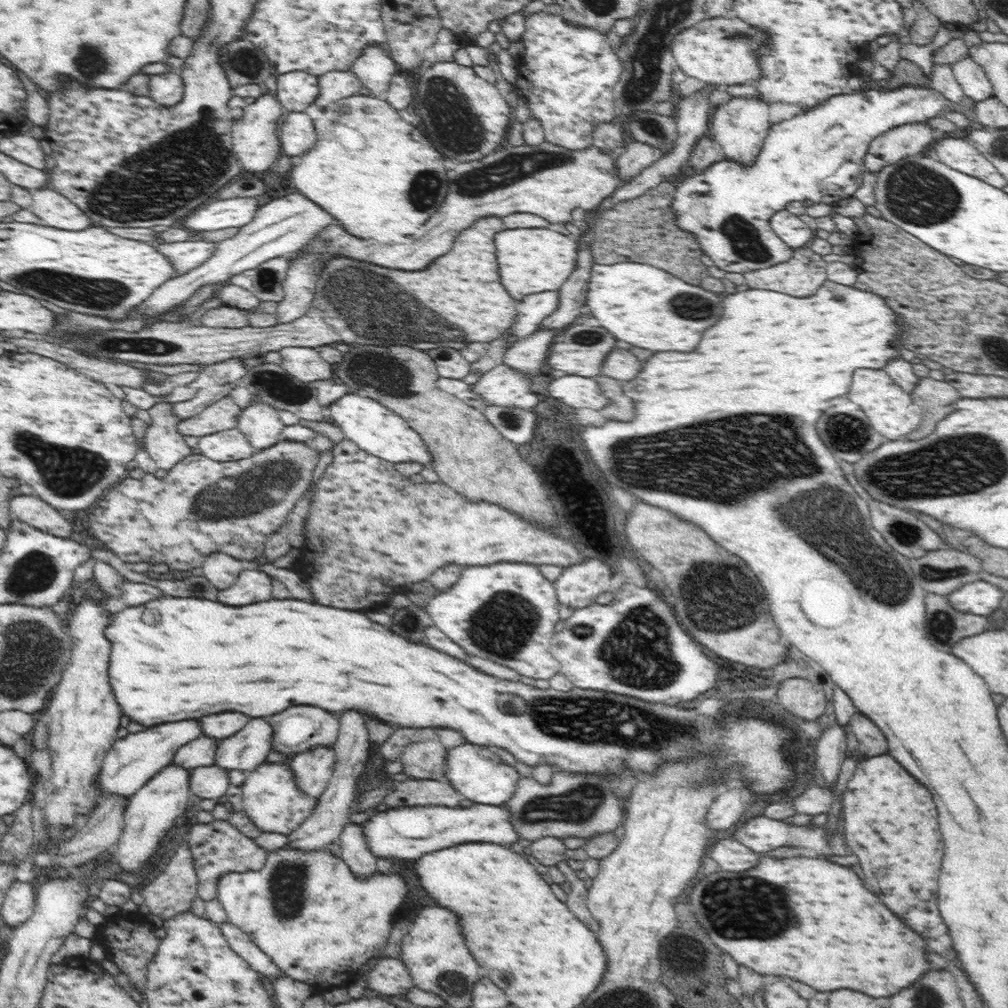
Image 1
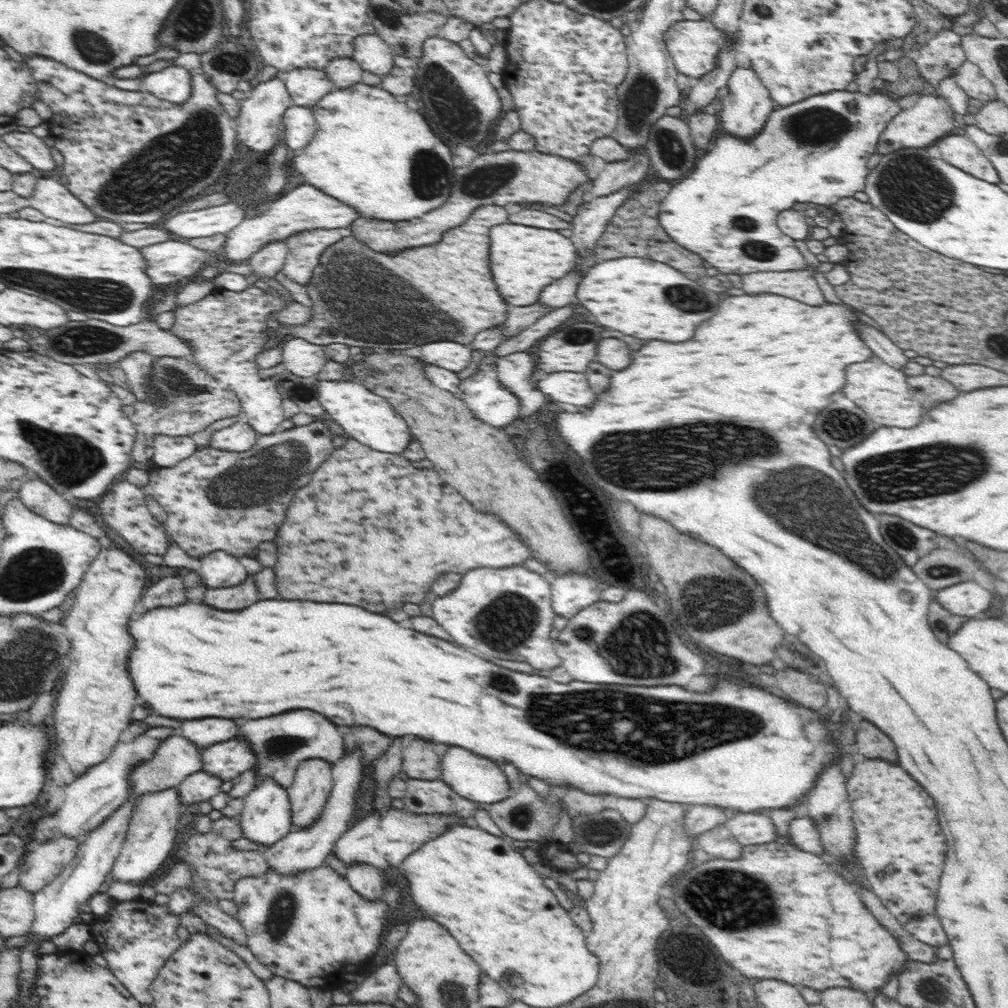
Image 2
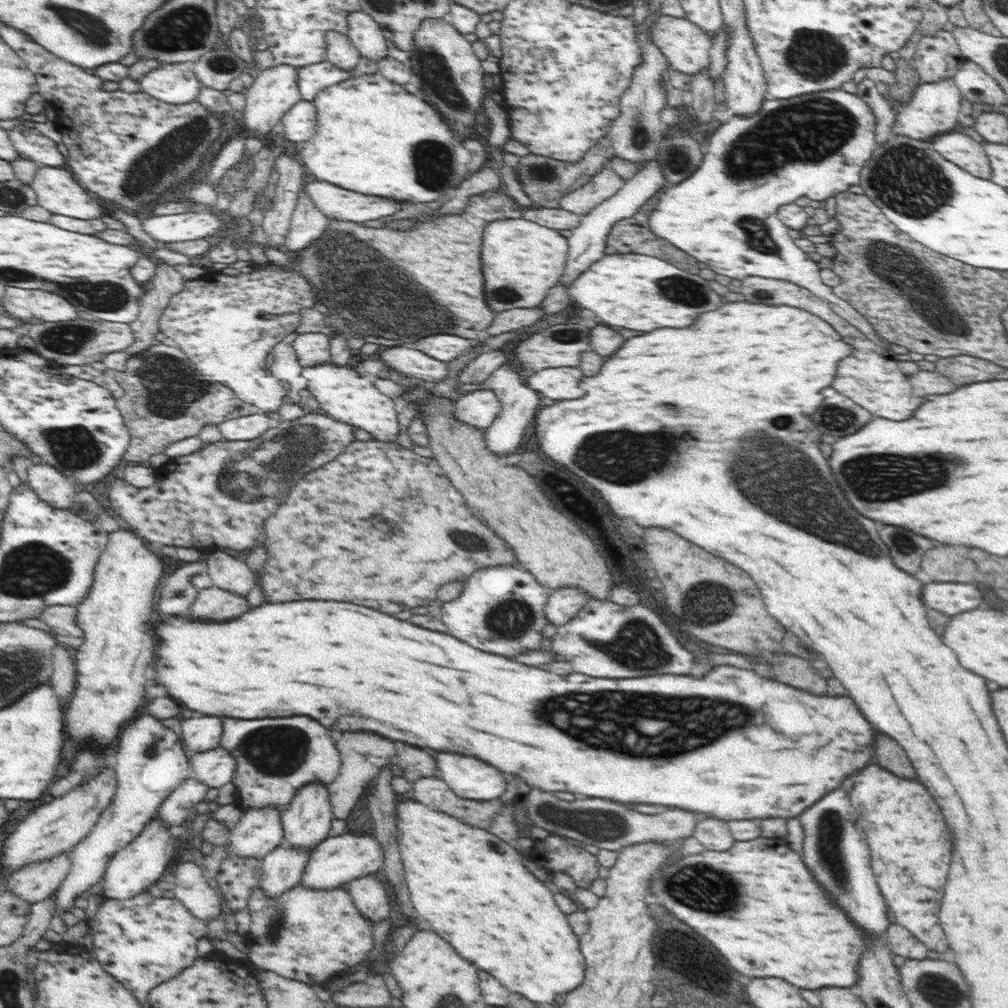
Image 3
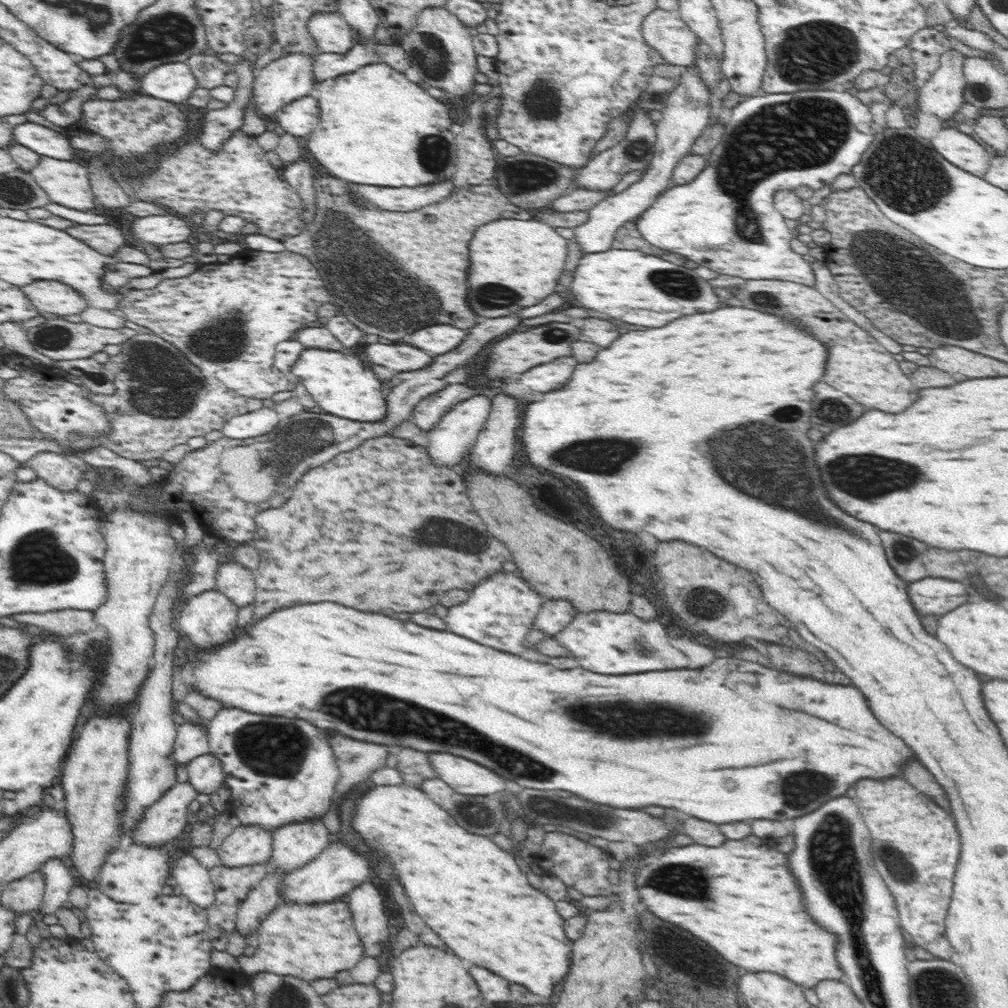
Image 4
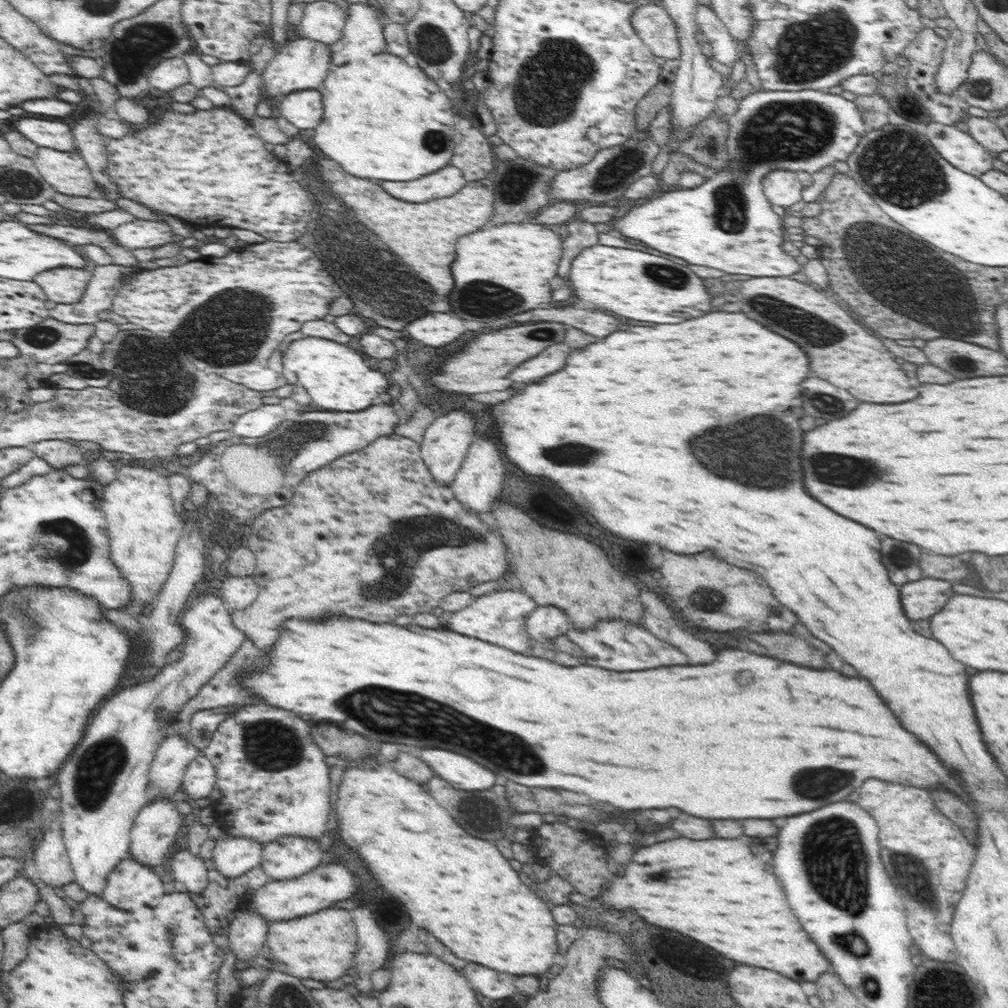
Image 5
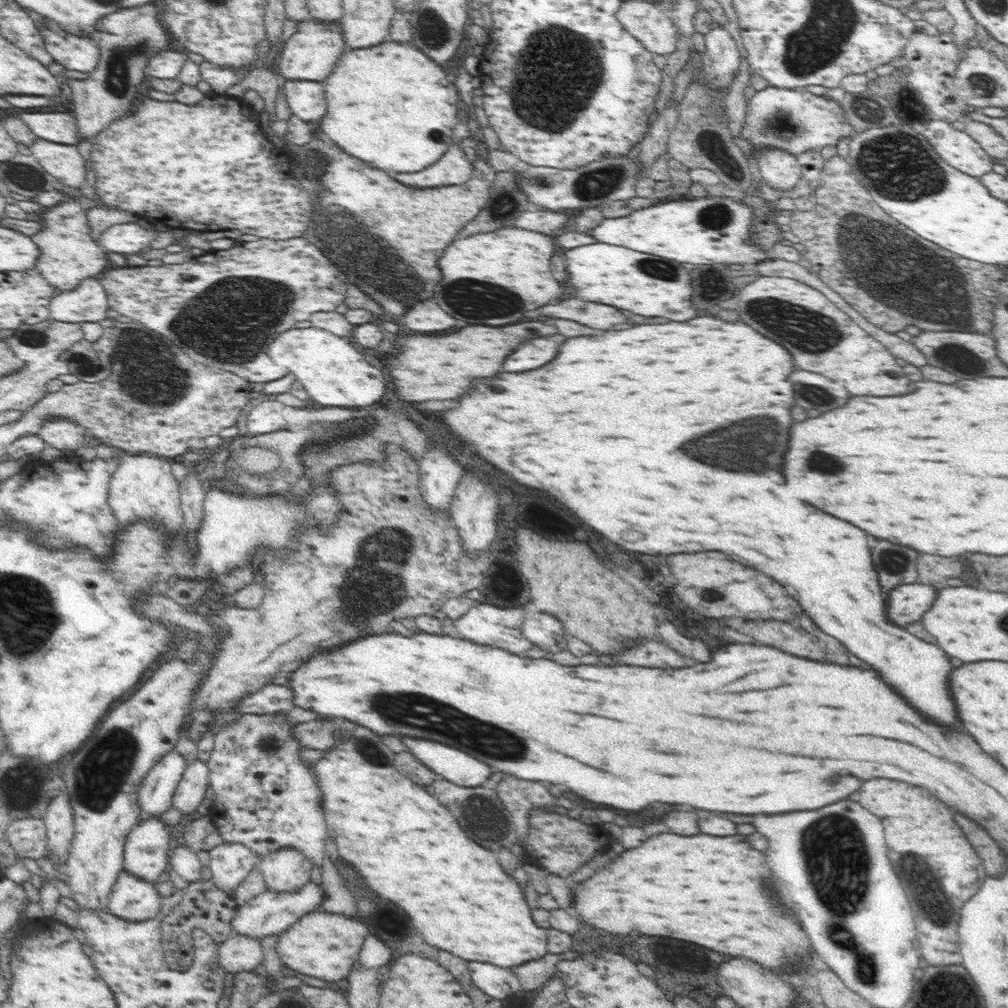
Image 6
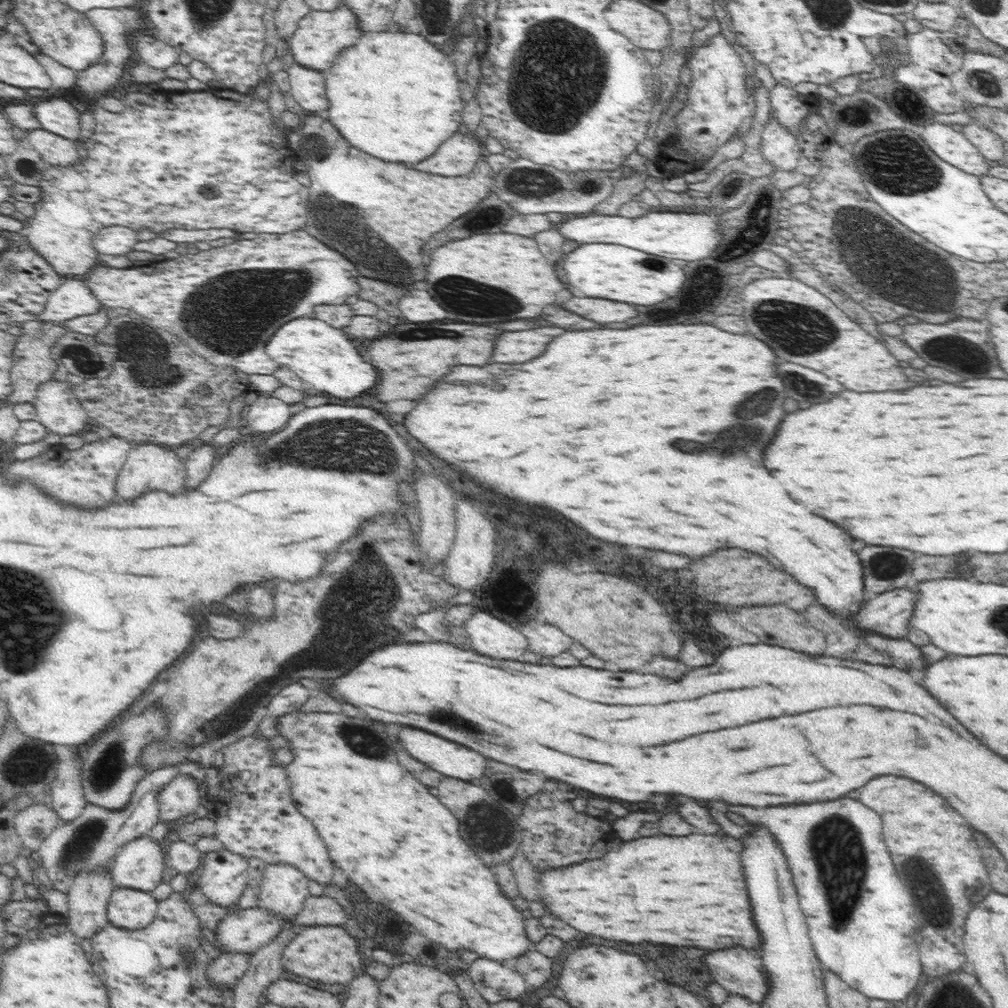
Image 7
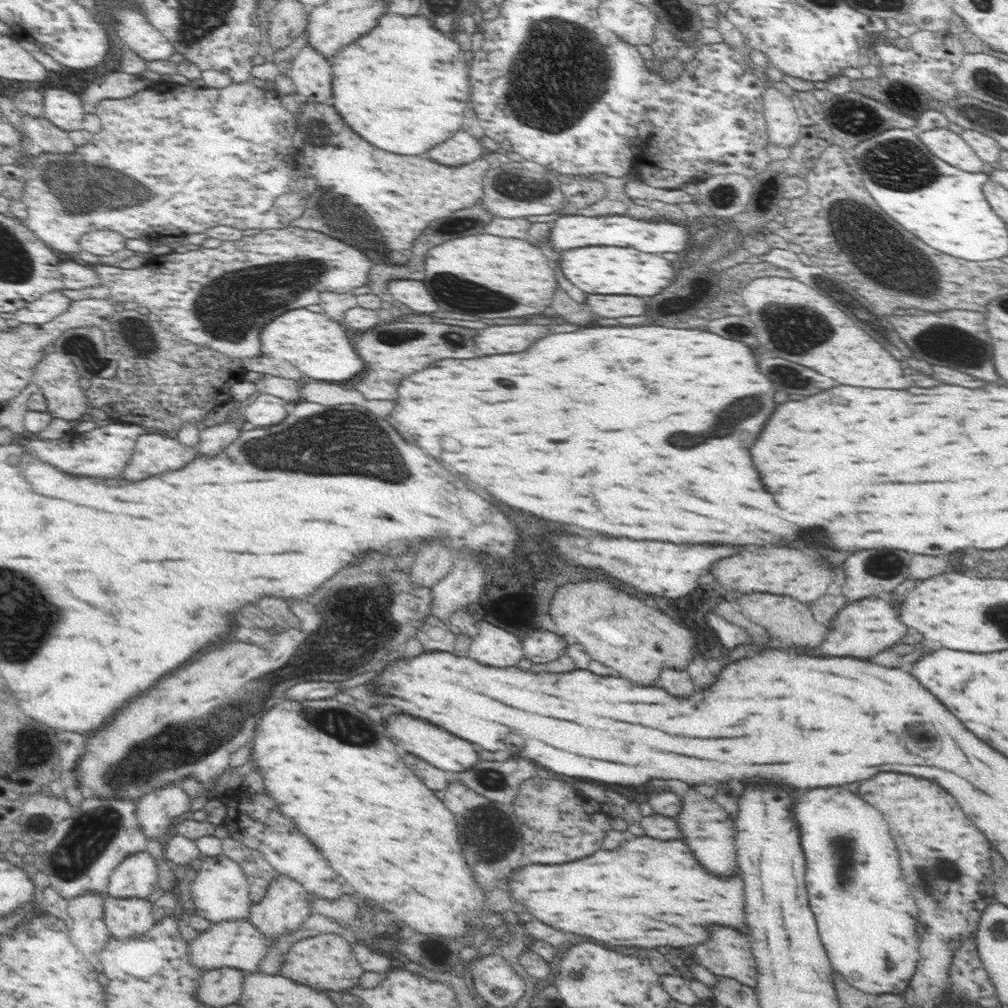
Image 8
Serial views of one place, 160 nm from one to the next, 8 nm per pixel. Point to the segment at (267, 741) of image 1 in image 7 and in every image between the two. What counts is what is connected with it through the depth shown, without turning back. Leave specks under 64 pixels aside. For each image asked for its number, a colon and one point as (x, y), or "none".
2: (226, 760)
3: (214, 768)
4: (206, 775)
5: (200, 778)
6: (189, 793)
7: (180, 797)

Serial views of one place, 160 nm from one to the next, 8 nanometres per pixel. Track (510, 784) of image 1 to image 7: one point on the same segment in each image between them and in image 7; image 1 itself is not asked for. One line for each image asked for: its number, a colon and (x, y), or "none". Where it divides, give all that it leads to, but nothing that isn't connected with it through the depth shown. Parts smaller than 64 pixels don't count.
2: (477, 779)
3: (469, 778)
4: (466, 777)
5: (462, 773)
6: (446, 762)
7: (451, 760)

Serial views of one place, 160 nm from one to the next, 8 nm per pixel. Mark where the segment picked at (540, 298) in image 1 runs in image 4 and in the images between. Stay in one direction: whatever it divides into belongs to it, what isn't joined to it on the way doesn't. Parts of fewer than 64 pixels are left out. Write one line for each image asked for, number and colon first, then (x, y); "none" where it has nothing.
2: (563, 292)
3: (587, 243)
4: (687, 112)

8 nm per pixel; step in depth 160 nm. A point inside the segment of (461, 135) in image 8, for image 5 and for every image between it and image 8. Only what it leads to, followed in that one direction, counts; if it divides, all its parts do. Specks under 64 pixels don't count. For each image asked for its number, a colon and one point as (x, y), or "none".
5: (443, 183)
6: (453, 168)
7: (457, 156)

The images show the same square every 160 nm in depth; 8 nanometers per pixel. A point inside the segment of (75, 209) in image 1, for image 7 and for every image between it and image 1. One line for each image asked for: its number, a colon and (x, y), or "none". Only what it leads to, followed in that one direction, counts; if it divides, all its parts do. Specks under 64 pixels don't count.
2: (50, 197)
3: (57, 191)
4: (67, 182)
5: (66, 172)
6: (63, 162)
7: (58, 151)

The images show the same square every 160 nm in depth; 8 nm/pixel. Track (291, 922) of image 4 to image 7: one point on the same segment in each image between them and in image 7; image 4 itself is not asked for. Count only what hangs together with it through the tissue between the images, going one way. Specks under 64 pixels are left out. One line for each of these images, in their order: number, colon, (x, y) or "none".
5: (321, 946)
6: (324, 945)
7: (323, 953)

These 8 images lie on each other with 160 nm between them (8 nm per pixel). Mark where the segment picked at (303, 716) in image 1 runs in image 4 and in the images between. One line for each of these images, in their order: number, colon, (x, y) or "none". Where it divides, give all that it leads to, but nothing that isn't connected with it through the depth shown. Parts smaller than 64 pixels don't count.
2: (281, 743)
3: (274, 757)
4: (279, 770)

